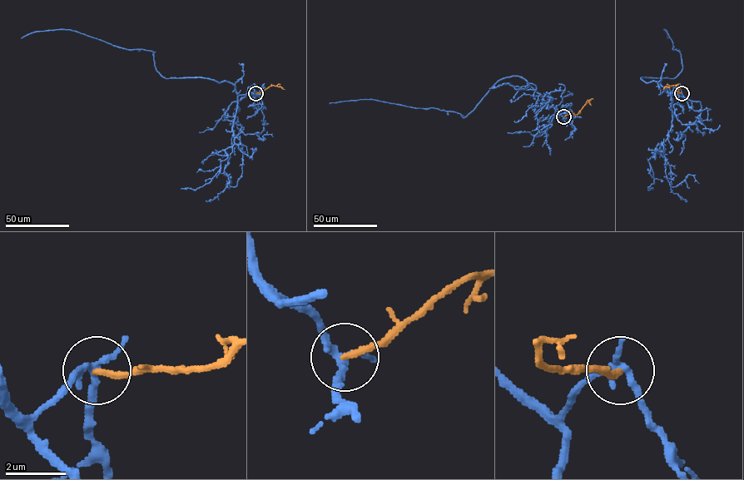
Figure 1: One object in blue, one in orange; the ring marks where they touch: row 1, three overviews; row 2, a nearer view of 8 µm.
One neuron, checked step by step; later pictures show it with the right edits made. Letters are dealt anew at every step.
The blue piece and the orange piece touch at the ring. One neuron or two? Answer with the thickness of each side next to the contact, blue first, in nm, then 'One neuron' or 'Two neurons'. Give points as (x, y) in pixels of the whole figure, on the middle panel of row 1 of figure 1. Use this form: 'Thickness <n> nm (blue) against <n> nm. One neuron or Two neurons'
Thickness 200 nm (blue) against 200 nm. Two neurons

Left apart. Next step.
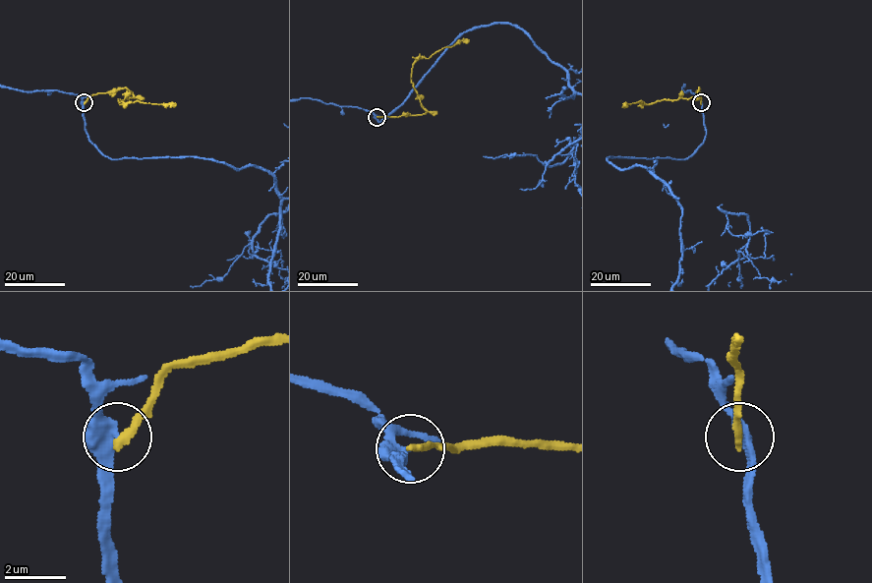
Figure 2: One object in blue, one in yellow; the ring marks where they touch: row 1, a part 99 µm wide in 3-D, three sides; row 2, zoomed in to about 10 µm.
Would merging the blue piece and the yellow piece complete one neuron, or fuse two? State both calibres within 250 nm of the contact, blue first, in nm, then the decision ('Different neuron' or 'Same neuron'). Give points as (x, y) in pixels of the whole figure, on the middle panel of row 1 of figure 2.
Thickness 320 nm (blue) against 280 nm. Different neuron

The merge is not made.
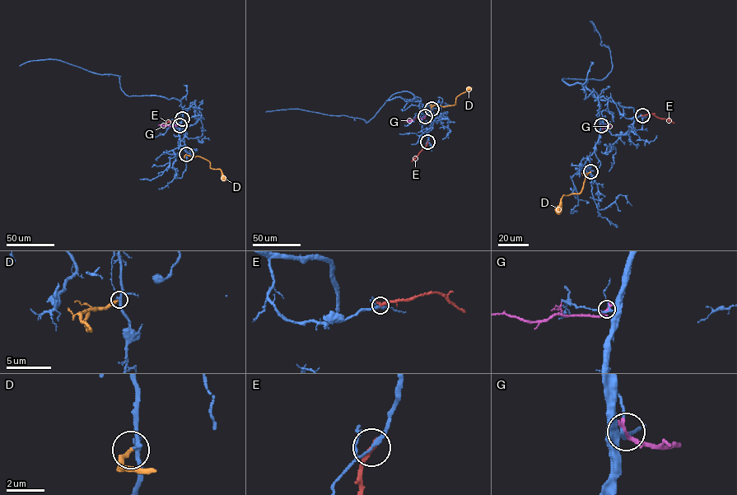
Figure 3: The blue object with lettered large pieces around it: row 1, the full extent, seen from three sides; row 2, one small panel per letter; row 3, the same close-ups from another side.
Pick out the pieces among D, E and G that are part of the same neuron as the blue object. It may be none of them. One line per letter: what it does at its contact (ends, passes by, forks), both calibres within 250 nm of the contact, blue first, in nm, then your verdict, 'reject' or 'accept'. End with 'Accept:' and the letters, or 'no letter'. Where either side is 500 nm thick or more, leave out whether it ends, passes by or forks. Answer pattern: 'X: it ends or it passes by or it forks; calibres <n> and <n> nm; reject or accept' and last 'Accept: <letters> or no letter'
D: it ends; calibres 190 and 200 nm; reject
E: it ends; calibres 140 and 260 nm; accept
G: it ends; calibres 170 and 300 nm; reject
Accept: E

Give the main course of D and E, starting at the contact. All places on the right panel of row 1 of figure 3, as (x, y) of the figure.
D: (590, 171), (584, 174), (586, 175), (580, 193), (562, 197), (561, 210), (557, 214)
E: (642, 115), (652, 114), (674, 123)

